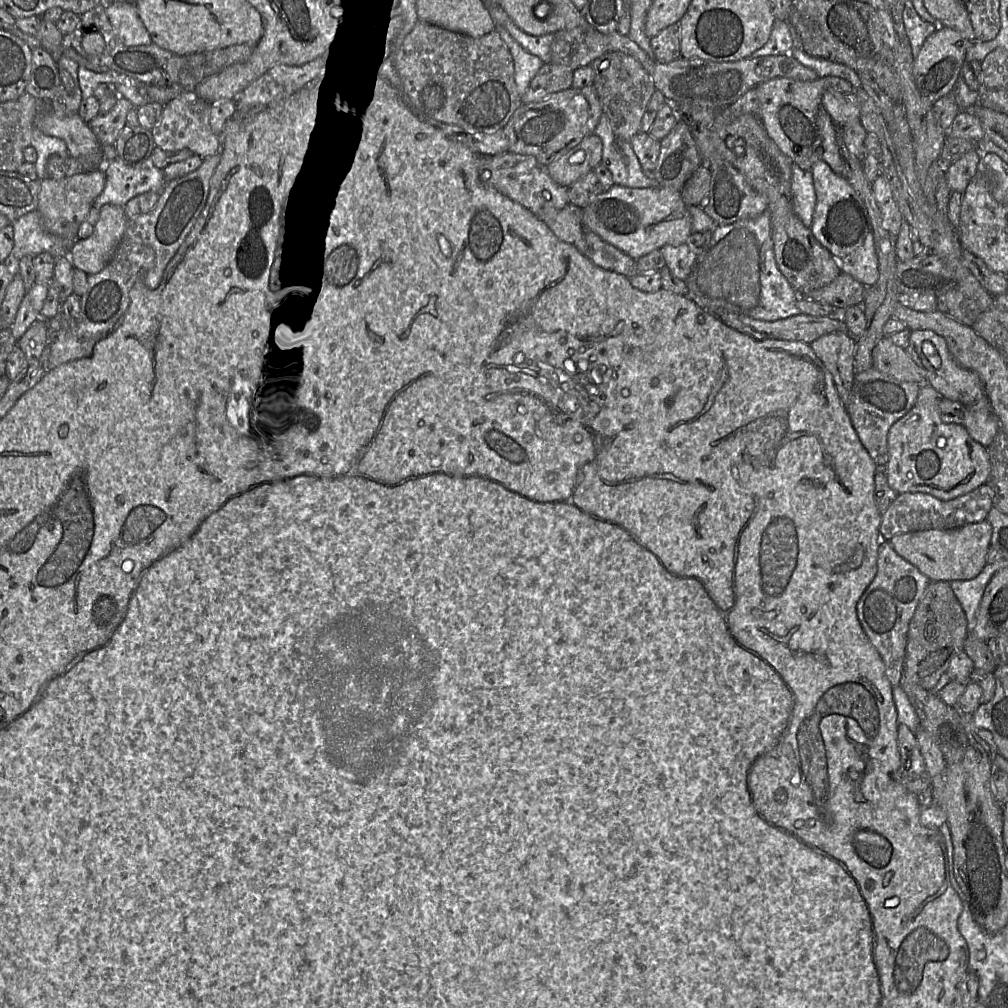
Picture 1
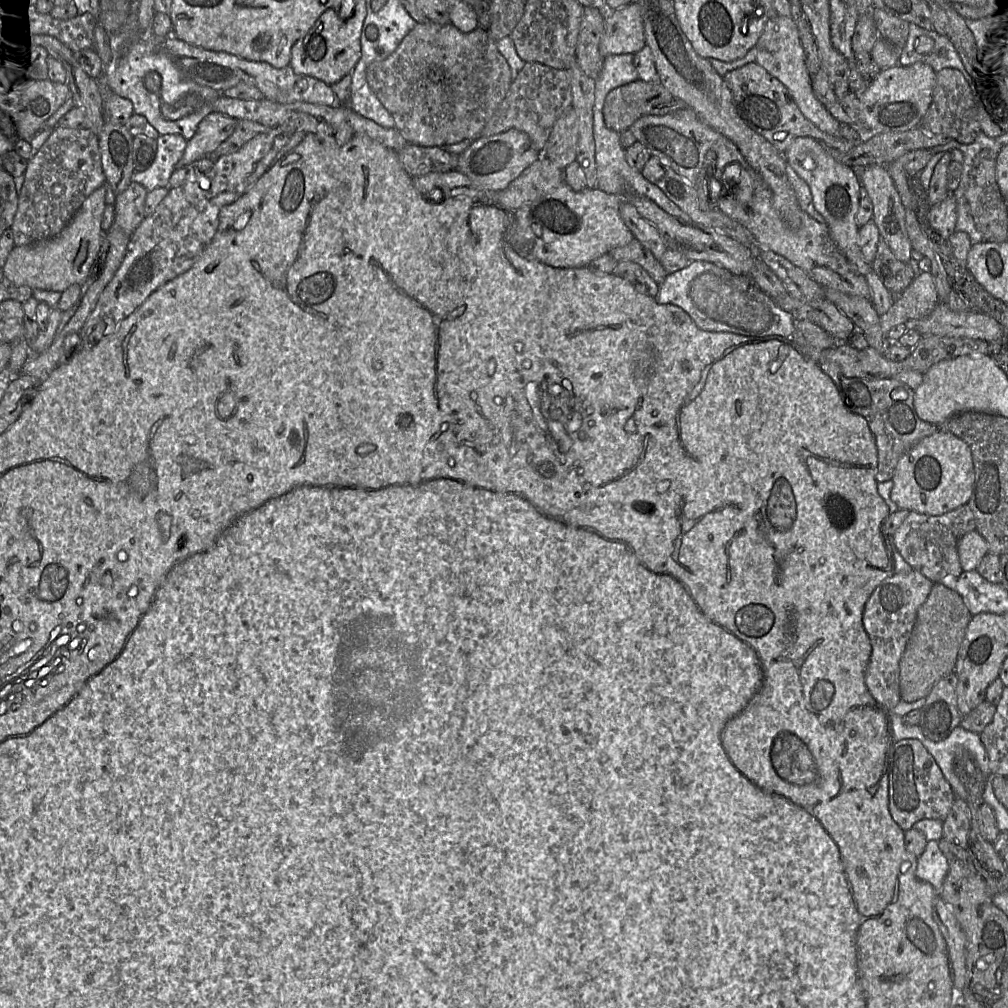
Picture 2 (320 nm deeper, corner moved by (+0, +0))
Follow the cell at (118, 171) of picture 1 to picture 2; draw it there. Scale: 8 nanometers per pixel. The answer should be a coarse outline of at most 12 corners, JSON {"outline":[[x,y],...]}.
{"outline":[[160,135],[150,167],[132,182],[148,192],[168,186],[187,144]]}

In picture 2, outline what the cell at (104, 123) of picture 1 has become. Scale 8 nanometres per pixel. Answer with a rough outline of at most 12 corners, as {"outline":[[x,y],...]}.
{"outline":[[56,126],[28,162],[15,246],[59,234],[105,182],[98,135]]}

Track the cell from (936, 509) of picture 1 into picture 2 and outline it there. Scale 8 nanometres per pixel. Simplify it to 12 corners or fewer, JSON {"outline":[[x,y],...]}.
{"outline":[[968,504],[942,515],[911,511],[893,534],[931,581],[962,569],[958,541],[976,530]]}

